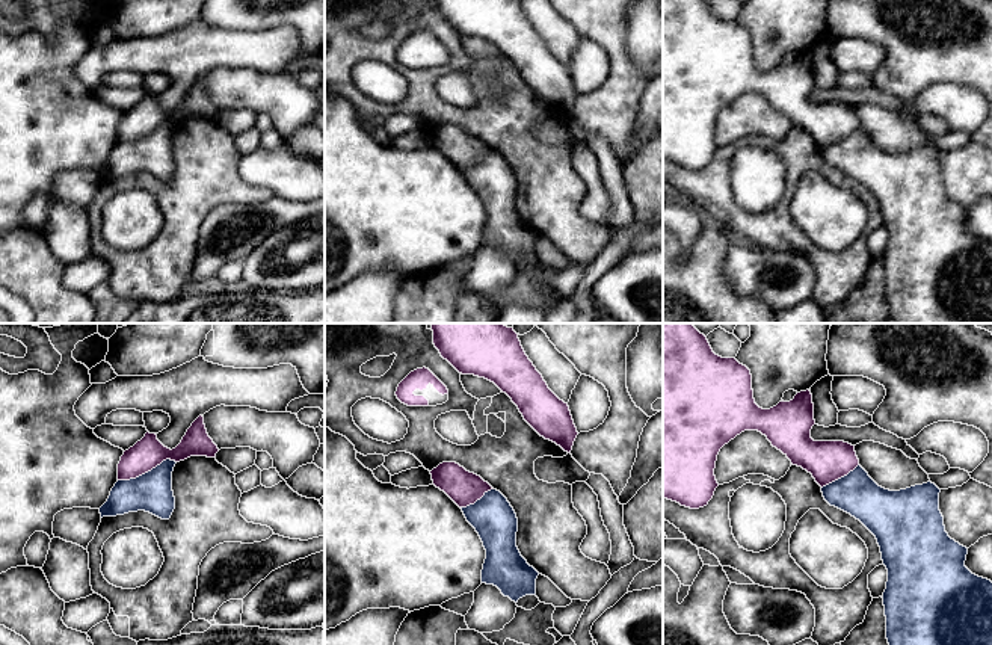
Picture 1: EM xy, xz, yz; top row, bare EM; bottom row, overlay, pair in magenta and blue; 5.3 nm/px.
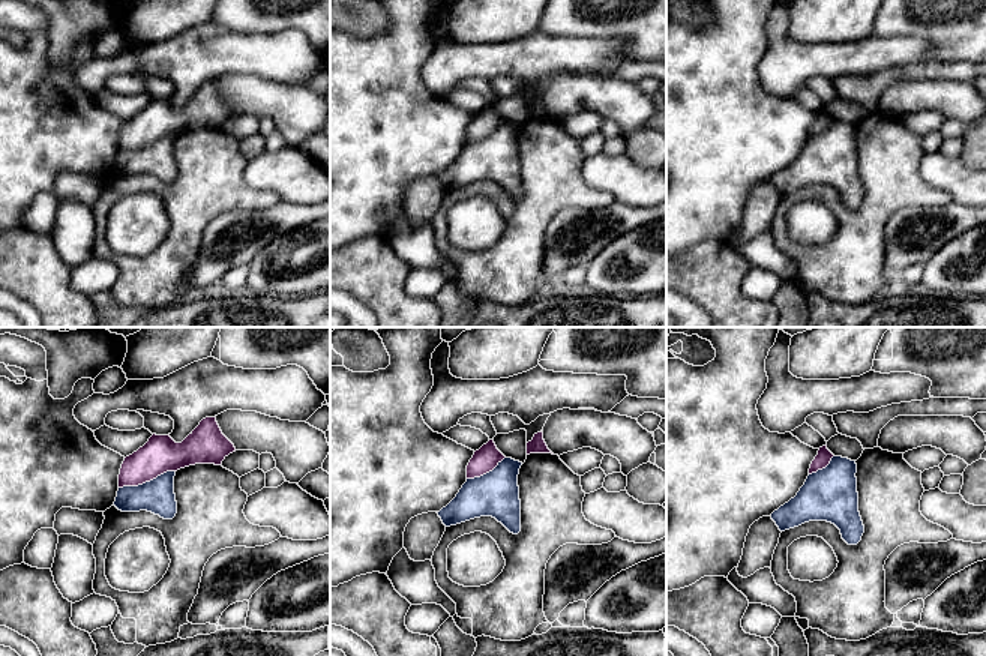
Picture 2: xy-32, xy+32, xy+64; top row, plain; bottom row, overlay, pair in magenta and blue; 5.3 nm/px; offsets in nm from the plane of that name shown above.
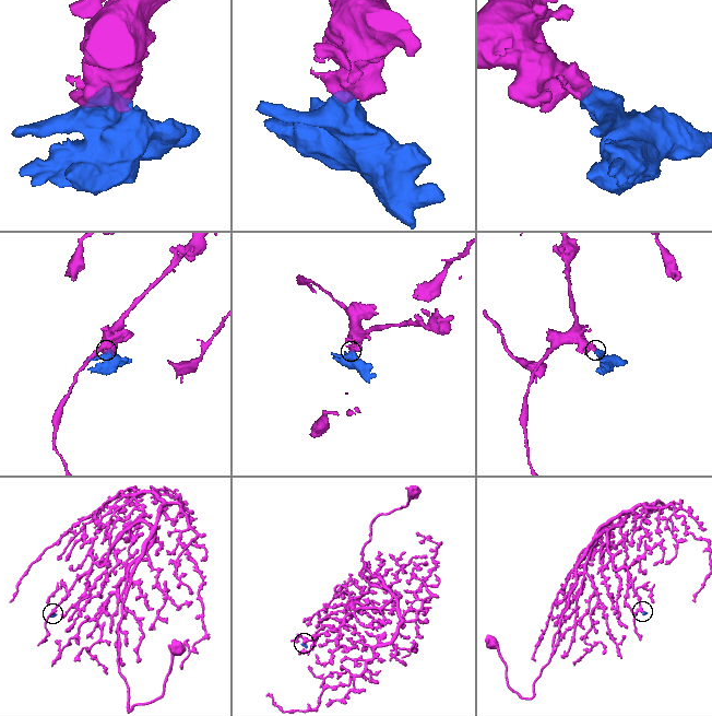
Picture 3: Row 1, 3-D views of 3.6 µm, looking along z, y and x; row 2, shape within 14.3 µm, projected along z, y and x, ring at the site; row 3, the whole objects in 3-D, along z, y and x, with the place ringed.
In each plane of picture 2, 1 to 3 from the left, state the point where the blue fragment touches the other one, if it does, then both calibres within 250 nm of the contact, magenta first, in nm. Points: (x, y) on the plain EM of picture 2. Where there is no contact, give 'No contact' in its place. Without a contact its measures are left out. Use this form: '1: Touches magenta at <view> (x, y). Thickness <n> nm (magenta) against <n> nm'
1: Touches magenta at xy-32 (146, 144). Thickness 200 nm (magenta) against 180 nm
2: Touches magenta at xy+32 (485, 137). Thickness 140 nm (magenta) against 240 nm
3: Touches magenta at xy+64 (823, 131). Thickness 80 nm (magenta) against 280 nm

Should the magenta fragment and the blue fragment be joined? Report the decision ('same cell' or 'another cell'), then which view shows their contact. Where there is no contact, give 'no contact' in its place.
another cell; contact in xy

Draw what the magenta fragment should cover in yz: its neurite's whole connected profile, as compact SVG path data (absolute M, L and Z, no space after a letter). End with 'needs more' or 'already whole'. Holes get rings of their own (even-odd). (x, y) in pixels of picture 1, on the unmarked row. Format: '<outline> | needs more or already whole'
M663 0L663 159L690 171L708 166L719 148L714 130L720 110L744 92L758 92L793 127L812 136L823 150L859 127L855 107L814 103L814 65L809 51L770 71L755 65L750 32L735 20L716 17L707 0Z | already whole

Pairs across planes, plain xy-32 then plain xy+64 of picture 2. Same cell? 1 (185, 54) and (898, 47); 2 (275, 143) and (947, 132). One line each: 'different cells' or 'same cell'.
1: same cell
2: different cells

